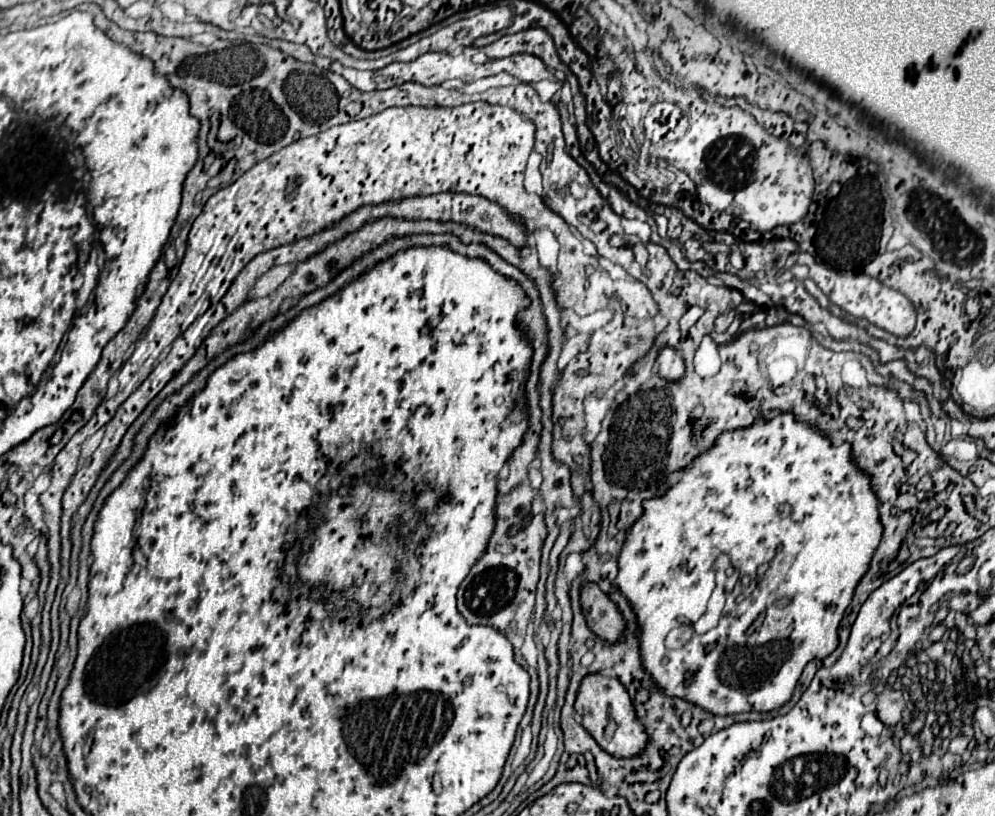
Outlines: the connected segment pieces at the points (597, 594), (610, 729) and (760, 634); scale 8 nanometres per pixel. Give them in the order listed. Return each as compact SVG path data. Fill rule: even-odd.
M585 583L579 591L579 603L587 621L587 627L603 641L617 641L623 631L623 617L615 603L595 585Z
M601 673L585 675L575 697L575 711L593 739L615 757L635 757L647 745L647 733L643 733L643 725L639 725L635 717L629 693L615 677L605 677Z
M791 411L787 413L779 413L777 417L773 419L757 419L753 425L749 427L743 427L743 429L735 429L735 431L723 431L713 447L709 447L707 451L699 453L685 469L679 469L679 471L673 471L669 477L667 477L667 489L661 497L653 497L653 499L645 499L643 501L643 513L641 517L629 527L627 531L627 537L625 537L625 543L619 551L619 557L617 557L617 565L619 565L619 573L613 581L613 587L617 587L621 591L621 595L627 597L633 613L635 613L635 619L637 619L637 627L639 627L639 649L641 649L641 663L643 663L643 669L651 675L651 679L655 681L655 685L669 697L681 697L713 715L735 715L735 713L745 713L745 711L757 711L757 713L767 713L767 711L773 711L773 709L779 709L781 705L785 705L789 699L791 699L791 693L795 691L795 685L805 669L805 665L813 659L823 659L827 655L831 655L837 645L839 645L839 635L837 635L837 629L839 629L839 623L845 615L845 609L849 607L851 599L853 599L853 591L857 587L857 583L863 579L863 575L867 573L869 565L871 565L871 559L881 543L881 535L883 535L883 525L881 525L881 519L879 519L879 501L877 501L877 495L871 487L871 477L859 469L859 465L855 463L853 459L853 449L851 449L851 443L843 443L843 445L833 445L829 435L823 431L823 429L817 429L815 425L807 423L807 421L797 421L795 415ZM781 503L789 503L793 507L793 513L791 517L787 519L781 519L777 515L777 507ZM777 547L783 547L779 553L775 553ZM719 553L729 553L731 555L731 569L739 569L739 579L731 591L726 591L726 603L723 610L723 619L719 621L719 625L711 631L707 631L705 635L697 635L693 633L691 639L681 647L681 649L667 649L665 647L665 637L671 629L683 625L683 623L693 623L689 621L691 617L691 609L695 605L689 605L691 601L695 601L697 593L701 591L707 591L707 589L713 589L715 587L715 575L711 573L711 565L715 561L715 557ZM763 563L769 563L769 569L765 571L761 583L755 587L755 591L751 593L751 597L747 597L745 601L741 603L737 602L737 597L742 594L746 587L742 586L741 578L753 575L757 571L759 565ZM781 595L787 595L791 597L791 605L779 609L773 605L773 601ZM667 659L667 663L663 665L661 661Z

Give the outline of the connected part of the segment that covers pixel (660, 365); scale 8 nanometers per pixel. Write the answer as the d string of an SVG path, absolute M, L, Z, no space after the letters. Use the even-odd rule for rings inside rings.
M661 347L657 353L657 373L667 381L677 381L685 373L685 363L673 347Z

